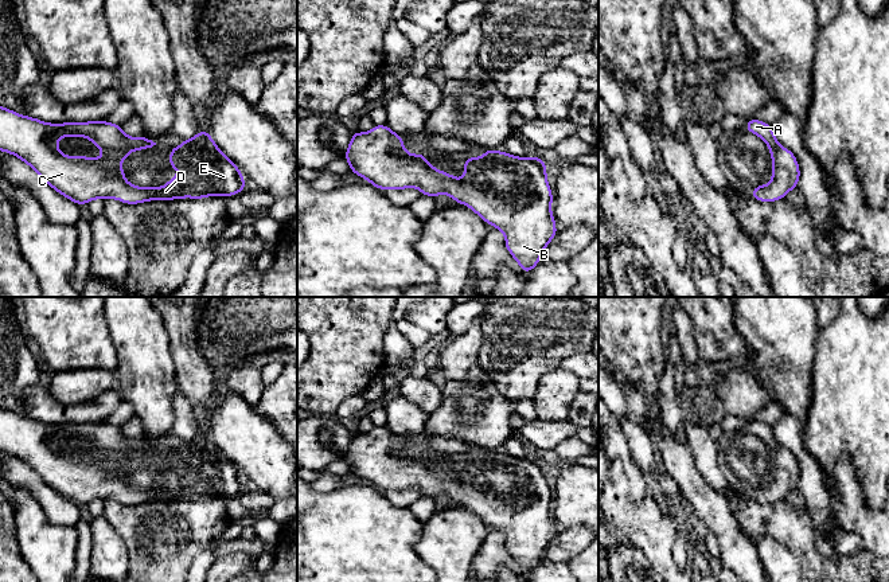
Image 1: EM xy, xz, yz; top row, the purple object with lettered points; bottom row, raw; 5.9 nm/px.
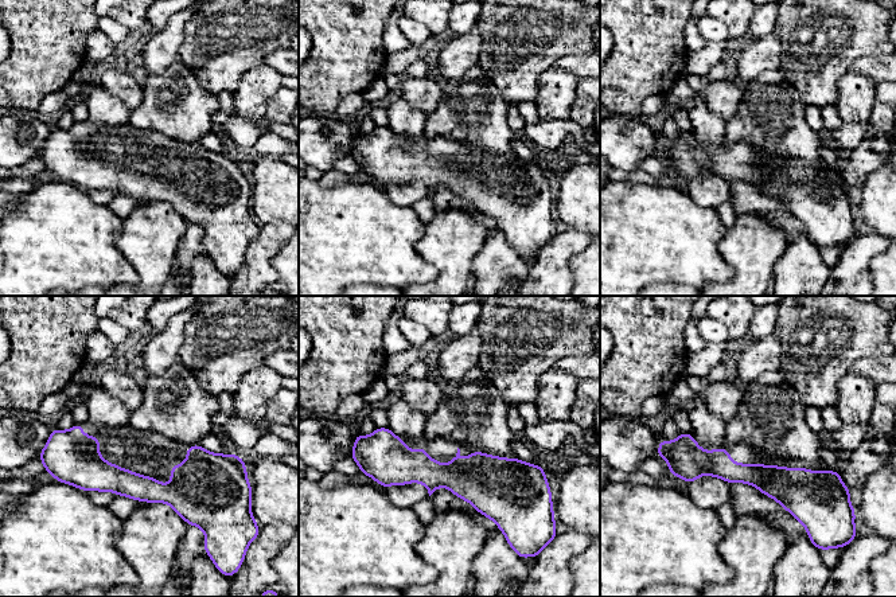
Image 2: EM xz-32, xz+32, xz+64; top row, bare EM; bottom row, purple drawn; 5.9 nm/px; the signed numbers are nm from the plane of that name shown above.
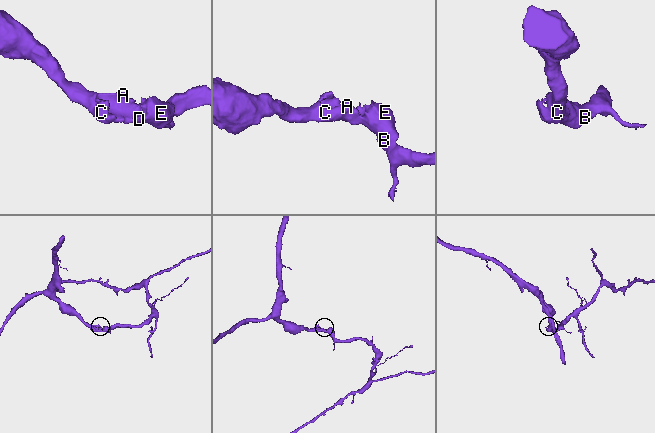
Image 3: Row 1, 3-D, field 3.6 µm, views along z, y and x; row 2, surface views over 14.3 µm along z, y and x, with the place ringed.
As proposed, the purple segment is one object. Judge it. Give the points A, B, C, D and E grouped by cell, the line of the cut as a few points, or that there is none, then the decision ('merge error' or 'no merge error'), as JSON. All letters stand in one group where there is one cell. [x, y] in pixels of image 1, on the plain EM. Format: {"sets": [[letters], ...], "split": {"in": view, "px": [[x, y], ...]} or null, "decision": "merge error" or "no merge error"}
{"sets": [["A", "B", "C", "D", "E"]], "split": null, "decision": "no merge error"}

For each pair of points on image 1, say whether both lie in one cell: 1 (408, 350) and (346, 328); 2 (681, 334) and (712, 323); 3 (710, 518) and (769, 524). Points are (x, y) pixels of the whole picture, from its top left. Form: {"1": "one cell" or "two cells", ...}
{"1": "two cells", "2": "two cells", "3": "two cells"}

